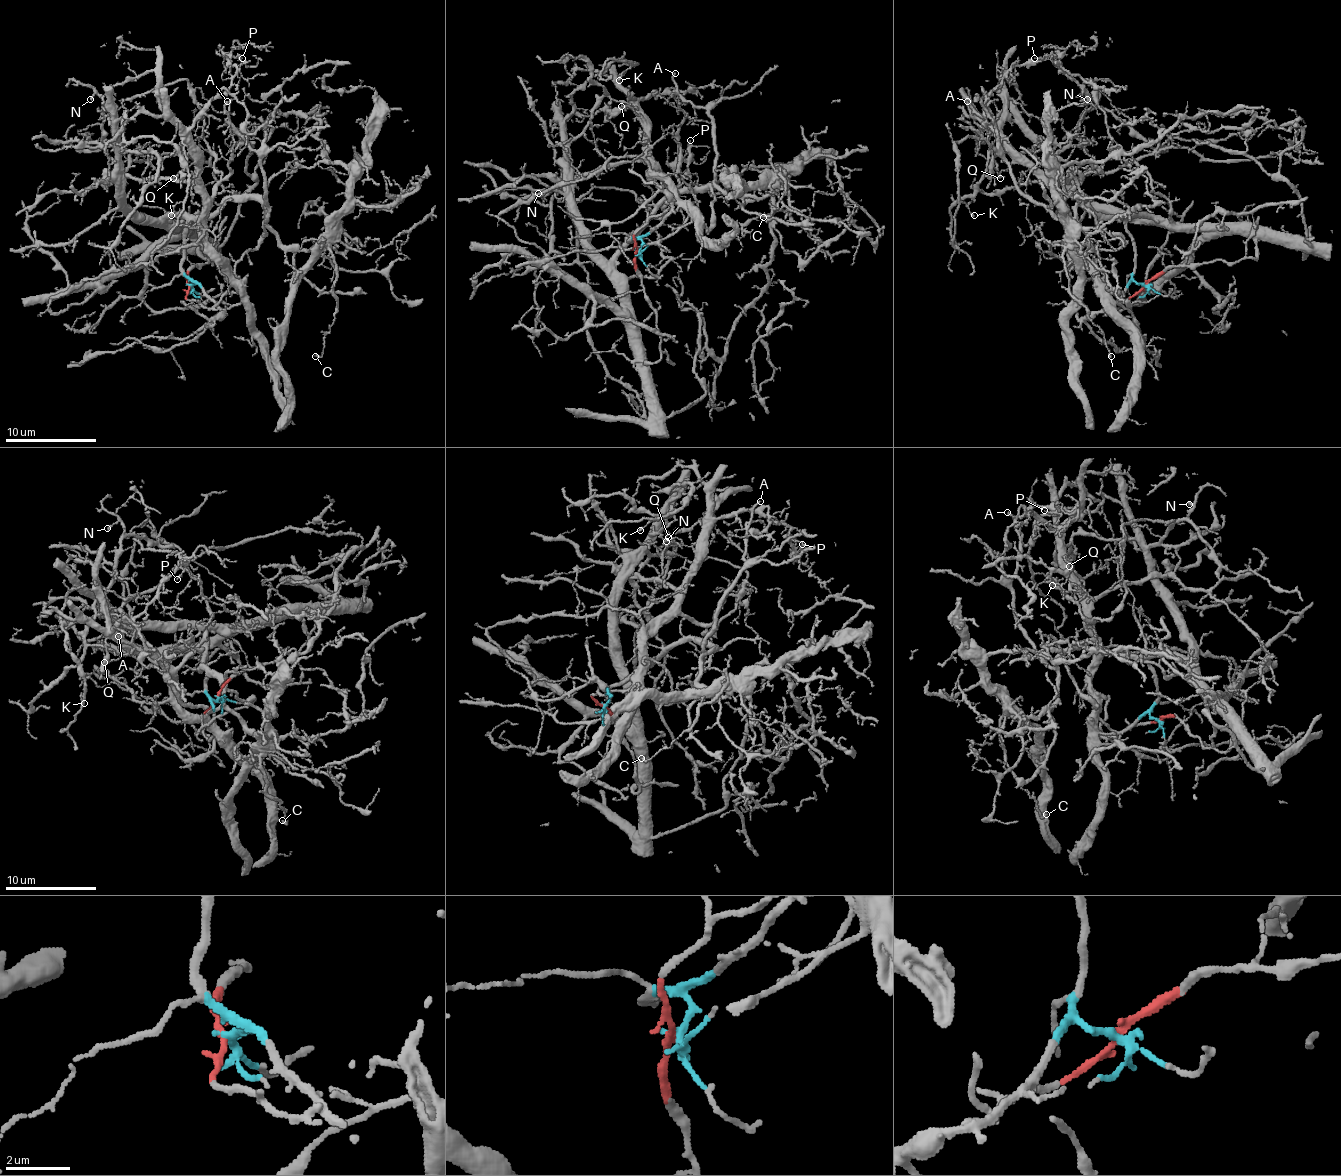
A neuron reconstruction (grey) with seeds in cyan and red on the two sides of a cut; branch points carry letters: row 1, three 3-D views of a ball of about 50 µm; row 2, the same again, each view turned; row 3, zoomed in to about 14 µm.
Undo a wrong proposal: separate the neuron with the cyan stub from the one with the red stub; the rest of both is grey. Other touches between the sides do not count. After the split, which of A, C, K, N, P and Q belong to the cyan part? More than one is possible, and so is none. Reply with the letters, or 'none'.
A, C, K, N

